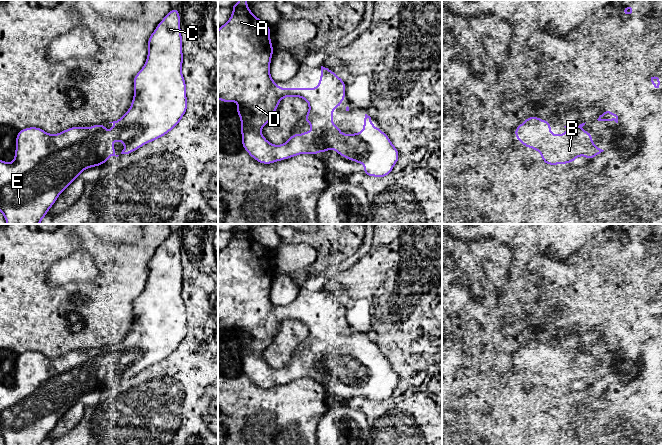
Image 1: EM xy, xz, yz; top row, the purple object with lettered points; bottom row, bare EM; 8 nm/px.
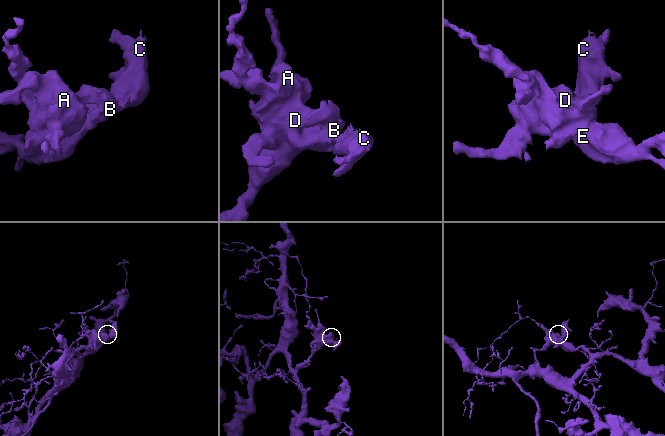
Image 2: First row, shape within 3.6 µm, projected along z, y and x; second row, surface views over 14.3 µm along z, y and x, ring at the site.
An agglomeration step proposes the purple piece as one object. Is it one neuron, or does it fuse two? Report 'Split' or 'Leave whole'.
Leave whole

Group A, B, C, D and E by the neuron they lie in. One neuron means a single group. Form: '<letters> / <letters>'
A B C D E

